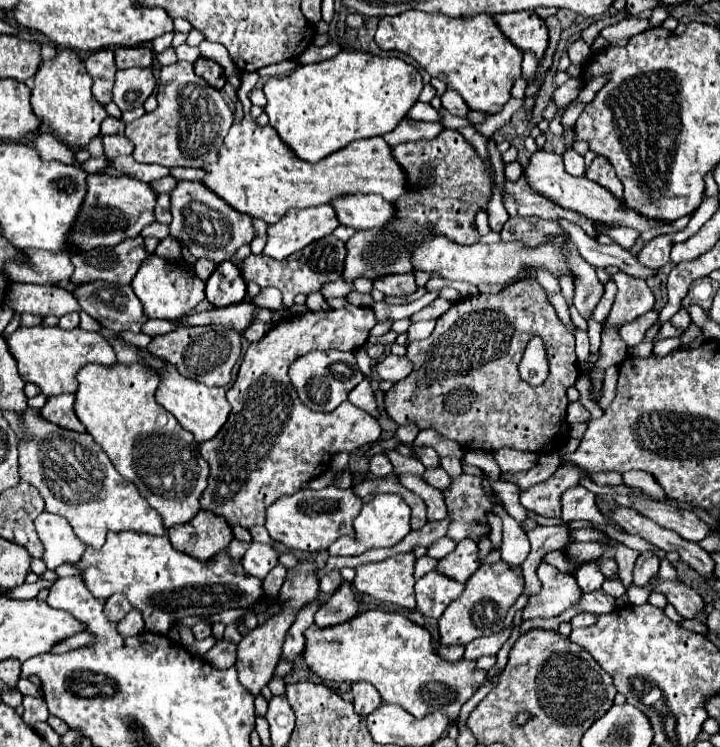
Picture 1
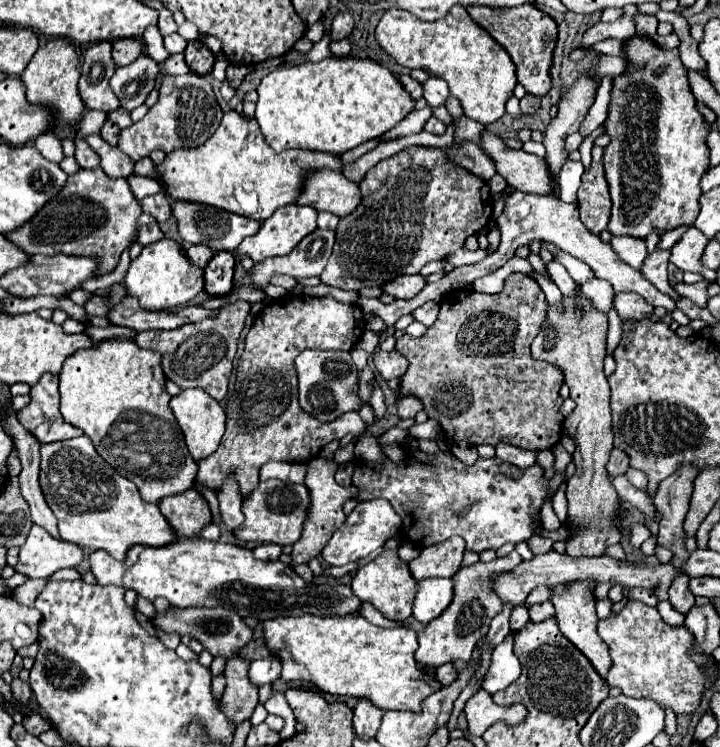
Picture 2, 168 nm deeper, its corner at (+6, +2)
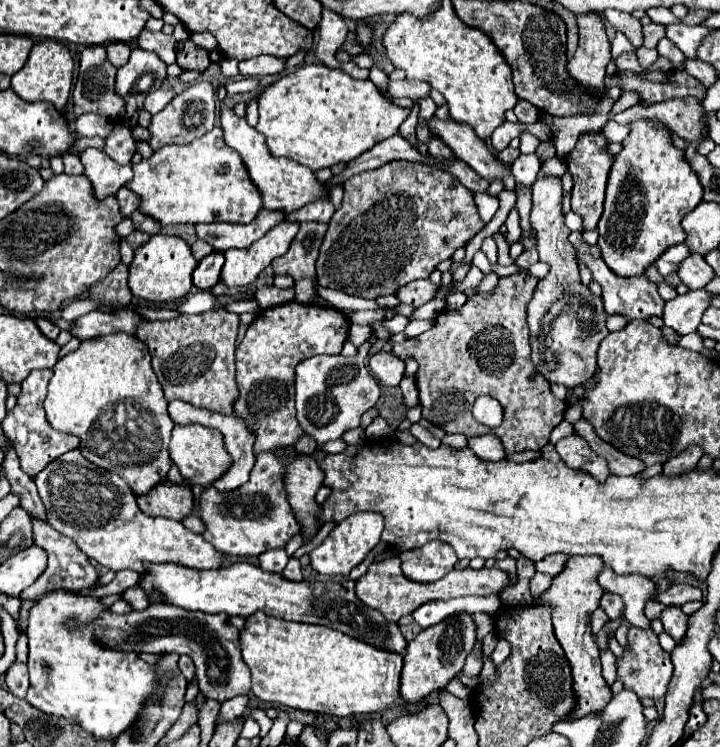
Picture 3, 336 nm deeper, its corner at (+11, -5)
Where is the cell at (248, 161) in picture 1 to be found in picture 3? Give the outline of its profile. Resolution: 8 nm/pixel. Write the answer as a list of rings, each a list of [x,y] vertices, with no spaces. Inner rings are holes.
[[[214,127],[208,135],[188,145],[166,145],[132,169],[134,177],[126,187],[140,195],[140,211],[152,215],[162,225],[214,221],[252,223],[264,207],[260,191],[256,191],[256,185],[248,179],[244,161],[224,143],[224,131],[220,131],[220,127]]]

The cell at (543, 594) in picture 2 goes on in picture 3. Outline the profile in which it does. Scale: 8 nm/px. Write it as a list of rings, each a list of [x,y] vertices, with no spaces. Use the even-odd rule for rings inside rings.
[[[536,572],[530,580],[530,591],[532,595],[540,595],[549,589],[552,579],[553,578],[548,574]]]

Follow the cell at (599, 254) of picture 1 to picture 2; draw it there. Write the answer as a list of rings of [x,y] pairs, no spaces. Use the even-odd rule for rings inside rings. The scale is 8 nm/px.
[[[655,248],[655,250],[647,256],[641,272],[645,274],[645,278],[647,278],[649,282],[653,282],[662,293],[671,296],[676,302],[681,296],[669,285],[669,282],[667,282],[669,256],[671,256],[671,250],[659,250],[659,248]]]

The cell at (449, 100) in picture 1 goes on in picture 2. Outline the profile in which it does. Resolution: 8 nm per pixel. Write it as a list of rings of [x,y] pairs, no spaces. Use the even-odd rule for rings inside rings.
[[[431,76],[429,80],[421,82],[421,88],[423,88],[423,98],[427,100],[427,104],[431,108],[441,106],[447,100],[447,96],[449,96],[449,88],[447,88],[445,80],[437,78],[437,76]]]

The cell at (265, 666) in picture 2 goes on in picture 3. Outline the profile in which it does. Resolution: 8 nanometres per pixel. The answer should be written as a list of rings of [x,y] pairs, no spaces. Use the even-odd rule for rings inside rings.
[[[238,695],[236,699],[224,701],[224,703],[222,703],[222,709],[220,709],[220,715],[218,715],[218,721],[220,721],[220,723],[222,723],[222,721],[230,721],[230,719],[242,715],[242,713],[246,711],[246,707],[248,707],[248,701],[250,701],[248,695]]]

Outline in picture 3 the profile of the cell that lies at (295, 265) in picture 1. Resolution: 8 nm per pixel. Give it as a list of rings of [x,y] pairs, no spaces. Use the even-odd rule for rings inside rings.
[[[300,223],[300,231],[292,241],[288,253],[272,261],[274,275],[294,277],[294,291],[298,303],[316,303],[316,259],[320,253],[322,239],[326,235],[324,223]]]

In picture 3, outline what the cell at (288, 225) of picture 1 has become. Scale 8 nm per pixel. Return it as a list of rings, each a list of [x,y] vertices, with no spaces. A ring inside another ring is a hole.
[[[282,219],[276,227],[272,227],[262,239],[252,243],[248,249],[228,249],[226,263],[222,267],[220,279],[228,287],[246,287],[284,251],[288,251],[292,239],[296,237],[296,231],[300,229],[300,223],[288,223]]]

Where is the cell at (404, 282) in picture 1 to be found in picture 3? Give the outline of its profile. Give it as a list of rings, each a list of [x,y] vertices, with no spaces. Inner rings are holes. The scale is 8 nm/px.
[[[428,279],[412,281],[412,283],[408,283],[408,287],[400,287],[400,291],[396,291],[396,297],[400,299],[400,303],[420,307],[436,295],[436,289],[438,289],[438,285],[430,283]]]

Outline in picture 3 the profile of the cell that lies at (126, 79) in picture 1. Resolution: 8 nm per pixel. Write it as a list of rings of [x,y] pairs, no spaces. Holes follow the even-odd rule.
[[[136,47],[130,61],[116,73],[116,95],[126,103],[124,121],[134,127],[140,111],[144,109],[144,99],[150,91],[160,89],[166,77],[166,63],[152,51]]]

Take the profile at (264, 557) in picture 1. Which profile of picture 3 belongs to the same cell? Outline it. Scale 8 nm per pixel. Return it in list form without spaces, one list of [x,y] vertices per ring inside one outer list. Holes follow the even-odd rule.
[[[272,549],[272,551],[264,551],[260,557],[260,567],[264,571],[276,571],[282,573],[286,563],[288,563],[288,555],[284,549]]]

